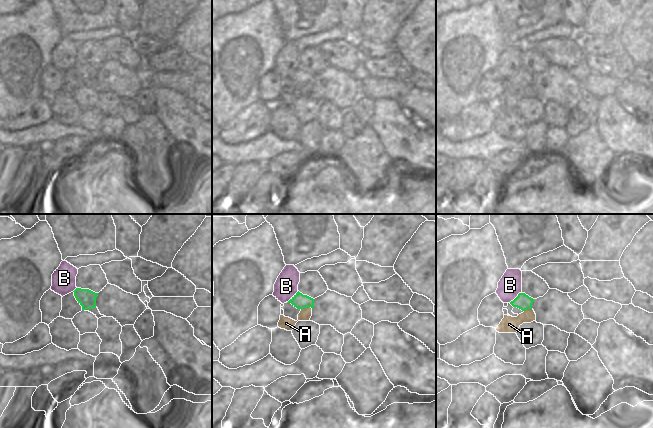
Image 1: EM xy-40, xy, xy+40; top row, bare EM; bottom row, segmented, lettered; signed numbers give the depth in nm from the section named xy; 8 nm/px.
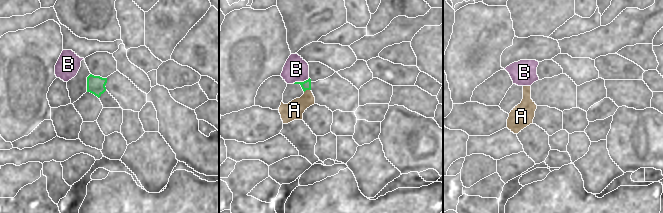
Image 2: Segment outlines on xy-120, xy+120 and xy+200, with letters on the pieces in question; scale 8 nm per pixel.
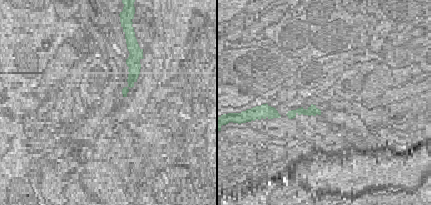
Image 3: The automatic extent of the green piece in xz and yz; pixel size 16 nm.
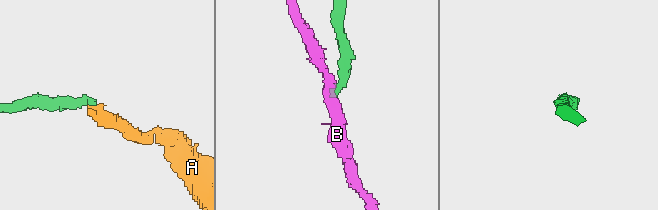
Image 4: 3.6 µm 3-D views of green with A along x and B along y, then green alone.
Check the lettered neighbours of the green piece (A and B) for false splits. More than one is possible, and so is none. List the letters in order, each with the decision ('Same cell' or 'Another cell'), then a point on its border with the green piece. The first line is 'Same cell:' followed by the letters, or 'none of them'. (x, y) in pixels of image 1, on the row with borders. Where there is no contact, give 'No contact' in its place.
Same cell: none of them
A: Another cell. Touches green at xy (306, 307)
B: Another cell. Touches green at xy (292, 297)

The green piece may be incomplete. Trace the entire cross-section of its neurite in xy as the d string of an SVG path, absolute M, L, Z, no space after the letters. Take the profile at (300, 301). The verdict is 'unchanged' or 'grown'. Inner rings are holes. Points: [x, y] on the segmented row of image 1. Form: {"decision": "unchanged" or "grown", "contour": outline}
{"decision": "unchanged", "contour": "M299 291L287 303L291 303L294 307L301 310L307 307L314 308L314 299L303 295Z"}

